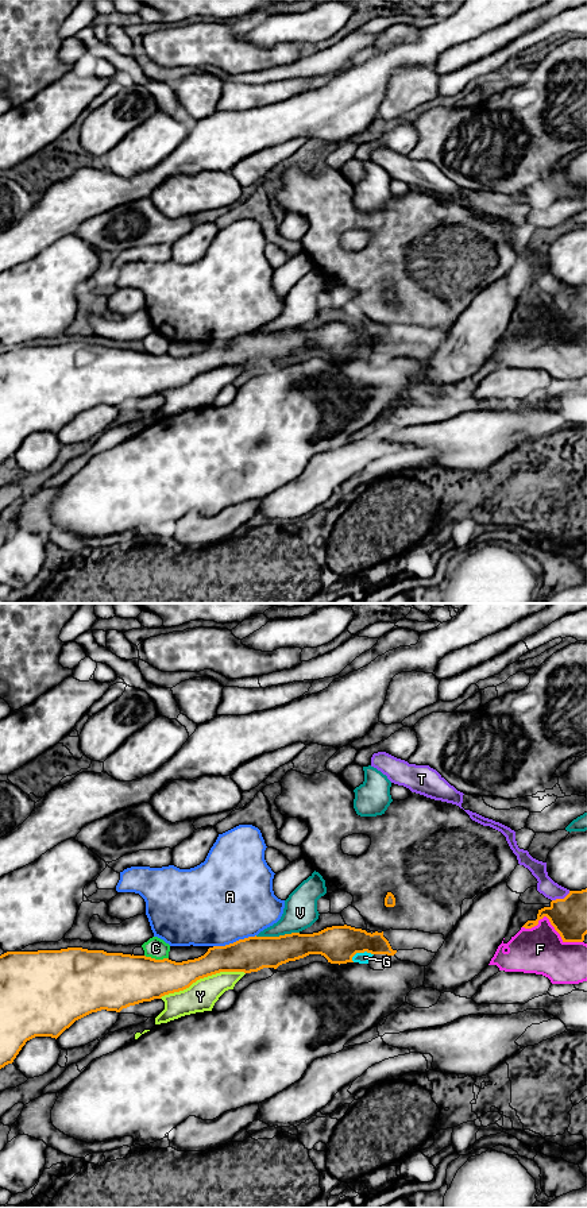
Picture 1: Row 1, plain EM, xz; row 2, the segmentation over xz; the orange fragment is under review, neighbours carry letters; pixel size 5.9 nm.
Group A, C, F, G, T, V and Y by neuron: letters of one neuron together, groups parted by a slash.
A / C / F / G Y / T / V

